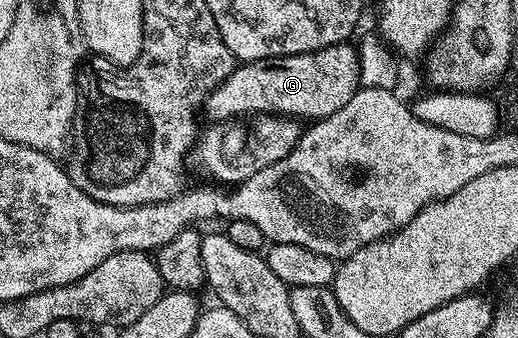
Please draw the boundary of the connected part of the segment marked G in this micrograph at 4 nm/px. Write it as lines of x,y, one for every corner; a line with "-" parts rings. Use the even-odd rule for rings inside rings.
349,43
328,45
310,53
238,64
224,83
209,92
203,113
213,121
261,113
257,115
292,117
302,123
312,123
339,111
339,107
357,93
360,85
356,48

